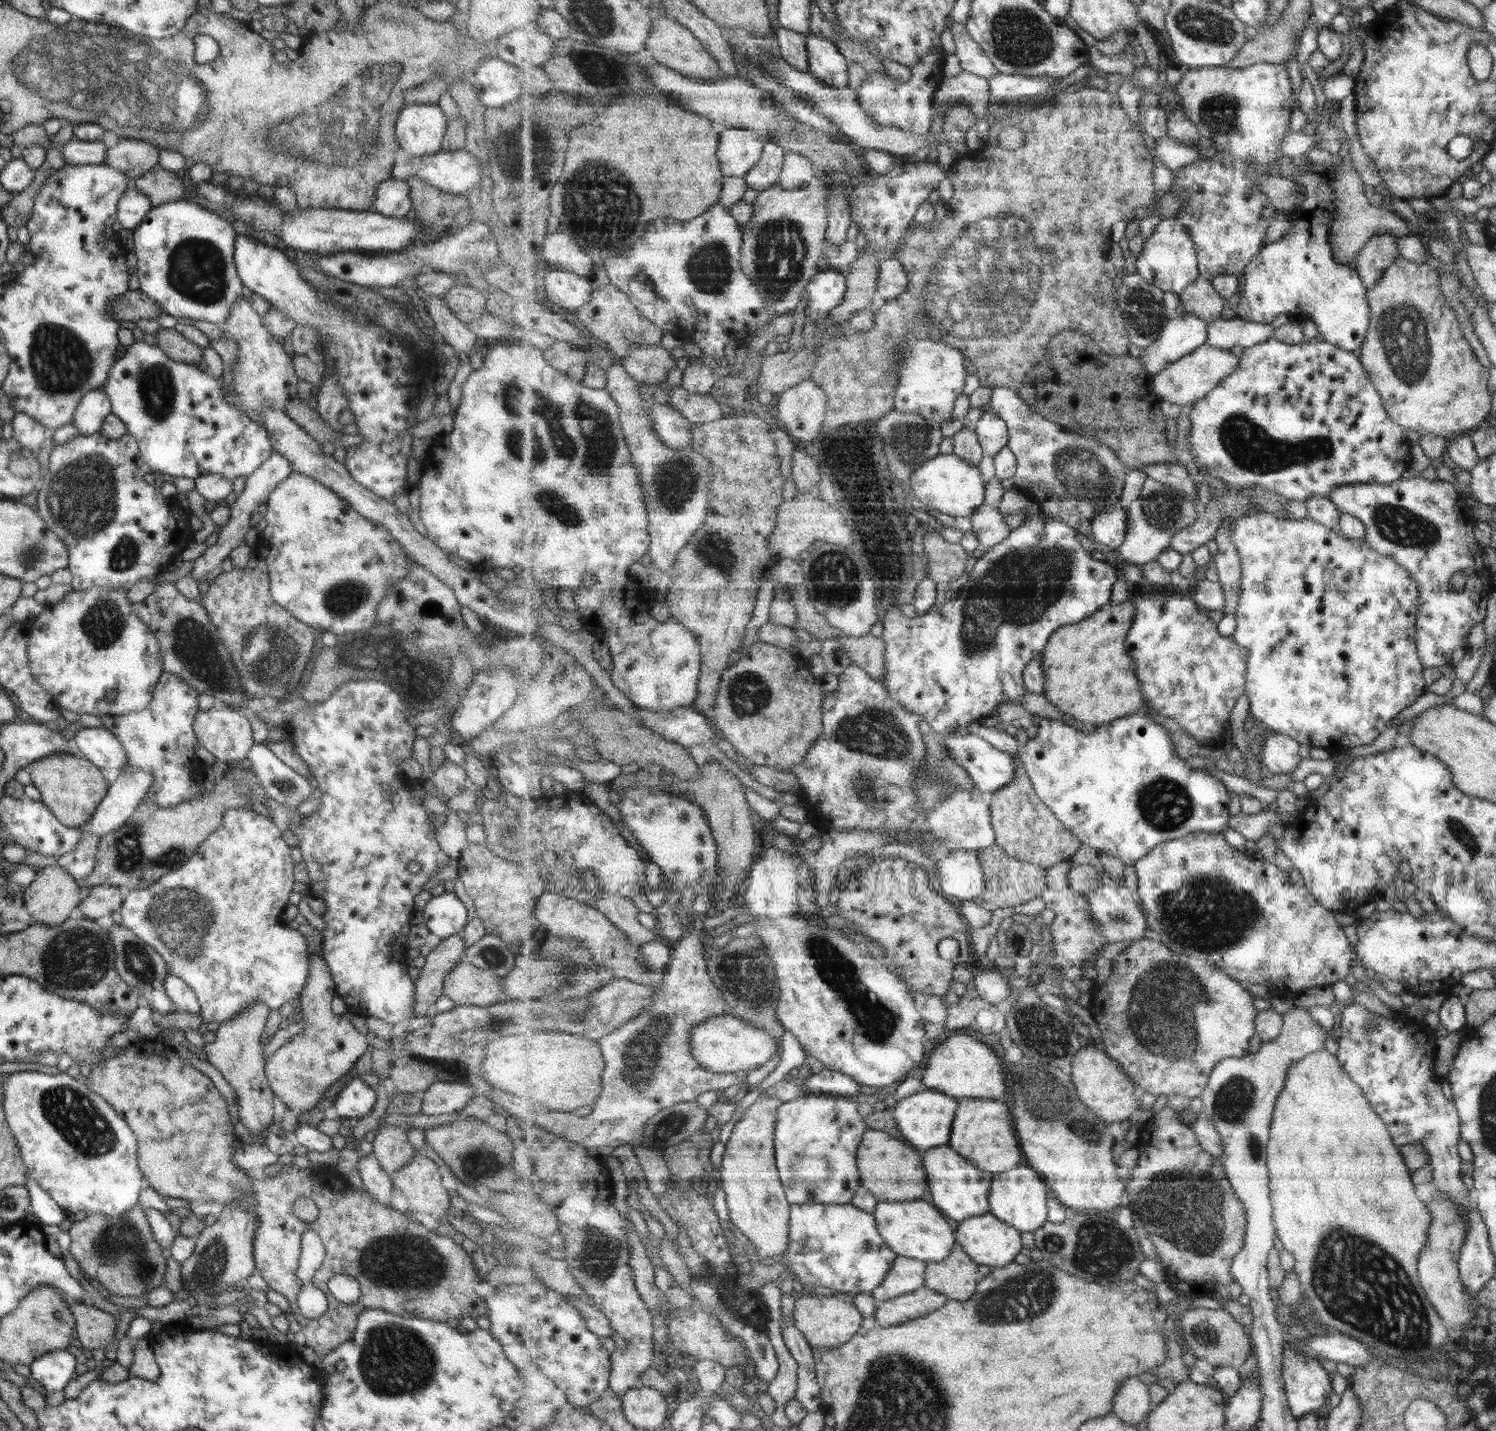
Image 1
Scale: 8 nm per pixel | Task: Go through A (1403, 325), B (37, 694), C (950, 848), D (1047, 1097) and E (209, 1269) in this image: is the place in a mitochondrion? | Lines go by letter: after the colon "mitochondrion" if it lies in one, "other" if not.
A: mitochondrion
B: other
C: other
D: mitochondrion
E: mitochondrion

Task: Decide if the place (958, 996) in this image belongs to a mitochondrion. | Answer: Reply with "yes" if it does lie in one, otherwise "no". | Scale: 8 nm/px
no

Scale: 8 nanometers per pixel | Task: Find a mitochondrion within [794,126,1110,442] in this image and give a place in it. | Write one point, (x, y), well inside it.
(965, 300)

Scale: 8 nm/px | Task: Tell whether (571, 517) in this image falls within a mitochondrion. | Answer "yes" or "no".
yes

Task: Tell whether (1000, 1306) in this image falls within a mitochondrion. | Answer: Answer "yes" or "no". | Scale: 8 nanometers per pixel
yes

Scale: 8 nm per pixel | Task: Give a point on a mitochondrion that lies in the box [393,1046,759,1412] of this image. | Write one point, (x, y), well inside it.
(603, 1257)

